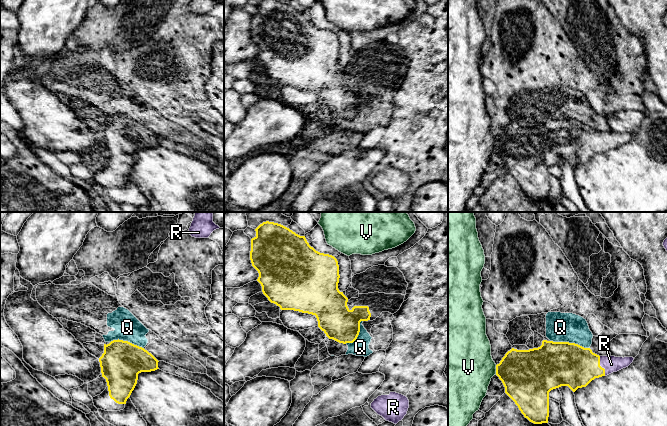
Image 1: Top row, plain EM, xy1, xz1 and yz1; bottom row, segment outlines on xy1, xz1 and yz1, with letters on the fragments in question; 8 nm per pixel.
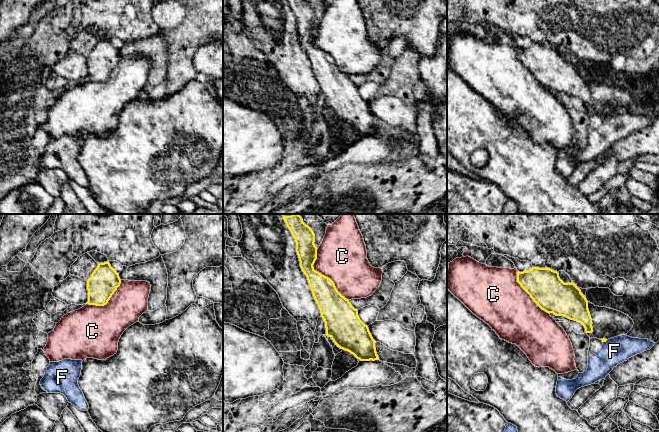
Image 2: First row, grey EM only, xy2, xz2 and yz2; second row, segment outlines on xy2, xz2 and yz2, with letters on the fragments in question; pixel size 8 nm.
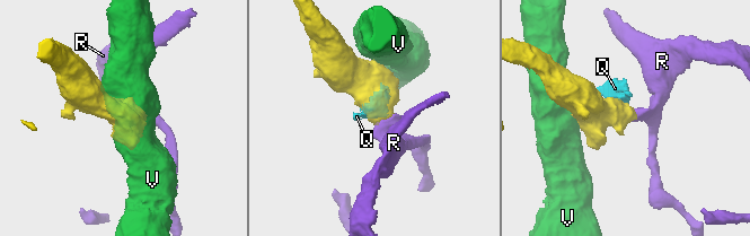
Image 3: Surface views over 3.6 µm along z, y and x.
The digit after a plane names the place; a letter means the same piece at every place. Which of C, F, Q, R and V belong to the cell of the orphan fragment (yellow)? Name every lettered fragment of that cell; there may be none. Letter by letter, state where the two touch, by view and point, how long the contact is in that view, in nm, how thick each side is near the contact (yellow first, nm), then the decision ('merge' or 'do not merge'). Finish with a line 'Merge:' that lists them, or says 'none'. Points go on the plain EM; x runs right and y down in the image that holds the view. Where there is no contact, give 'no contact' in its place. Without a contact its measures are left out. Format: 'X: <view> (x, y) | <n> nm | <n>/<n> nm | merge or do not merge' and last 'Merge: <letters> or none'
C: xz2 (323, 51) | 500 nm | 220/400 nm | do not merge
F: yz2 (605, 117) | 40 nm | 30/220 nm | do not merge
Q: yz1 (570, 119) | 320 nm | 360/240 nm | do not merge
R: yz1 (600, 142) | 170 nm | 340/130 nm | merge
V: yz1 (496, 146) | 80 nm | 400/460 nm | do not merge
Merge: R

